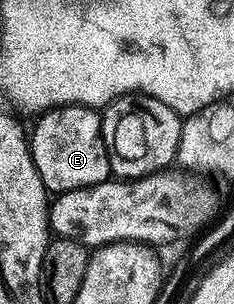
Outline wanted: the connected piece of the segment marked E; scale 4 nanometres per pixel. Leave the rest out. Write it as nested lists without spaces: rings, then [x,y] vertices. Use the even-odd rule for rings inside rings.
[[[78,105],[53,107],[36,119],[39,120],[35,123],[35,132],[32,135],[30,132],[29,146],[37,173],[48,192],[62,193],[108,182],[113,160],[103,144],[103,120],[96,108]]]

